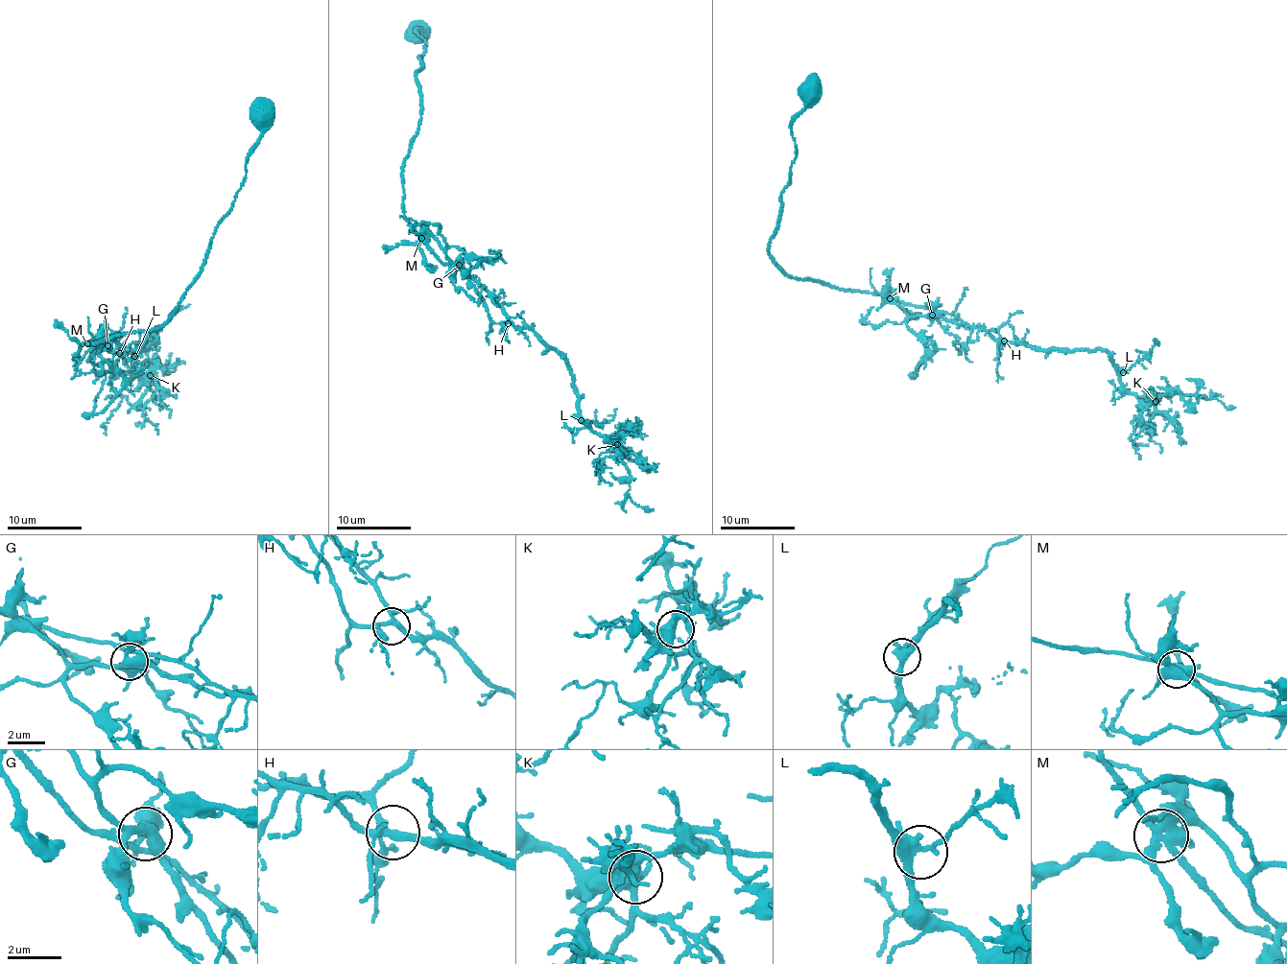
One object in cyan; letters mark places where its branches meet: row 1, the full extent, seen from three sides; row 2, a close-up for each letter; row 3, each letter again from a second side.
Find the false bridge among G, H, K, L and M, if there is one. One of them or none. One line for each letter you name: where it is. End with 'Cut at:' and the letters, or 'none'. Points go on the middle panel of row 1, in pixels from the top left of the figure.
Cut at: none

